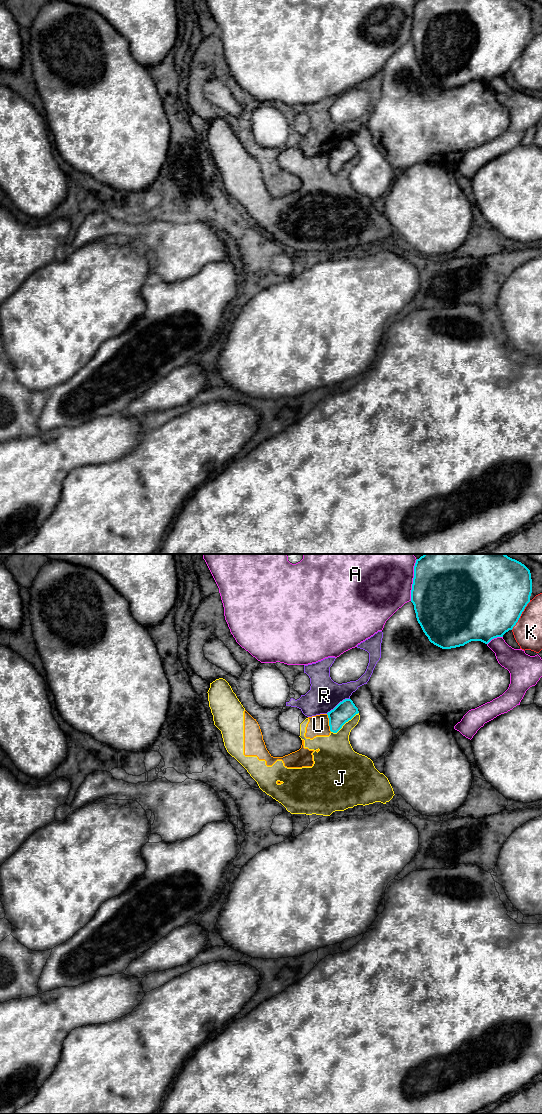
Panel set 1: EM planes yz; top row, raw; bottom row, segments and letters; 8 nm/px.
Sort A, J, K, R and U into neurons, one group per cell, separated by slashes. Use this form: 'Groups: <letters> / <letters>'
Groups: A / J U / K / R

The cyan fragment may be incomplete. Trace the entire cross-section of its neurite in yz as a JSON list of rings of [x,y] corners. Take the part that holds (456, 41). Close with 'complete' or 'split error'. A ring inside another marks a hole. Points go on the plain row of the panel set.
[[[416,0],[411,42],[416,58],[429,81],[442,89],[451,89],[471,81],[488,84],[512,70],[530,42],[530,10],[517,0]]] | complete

